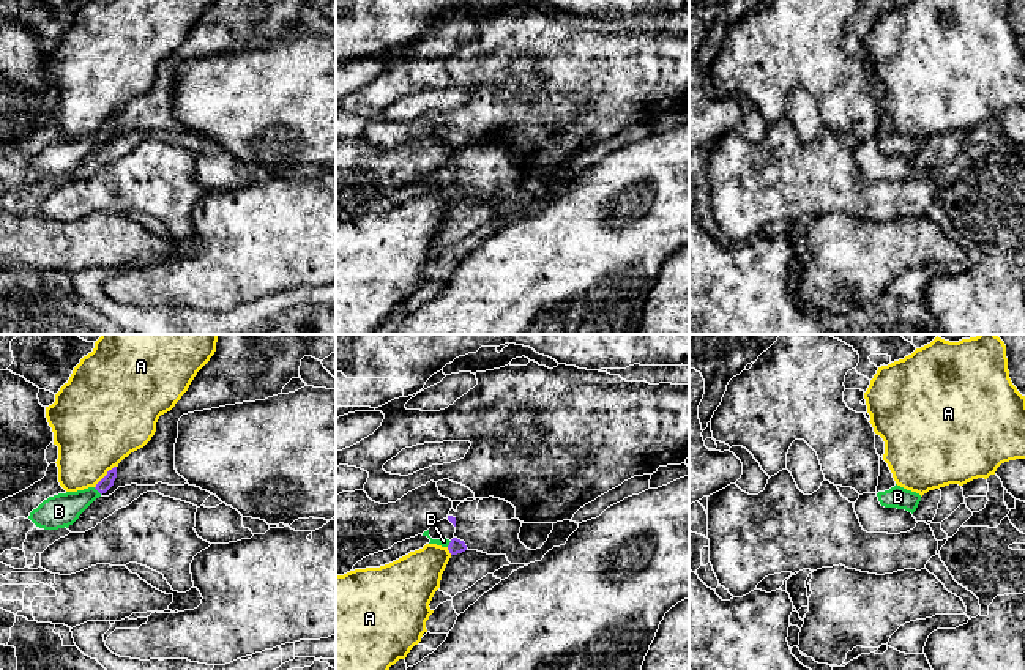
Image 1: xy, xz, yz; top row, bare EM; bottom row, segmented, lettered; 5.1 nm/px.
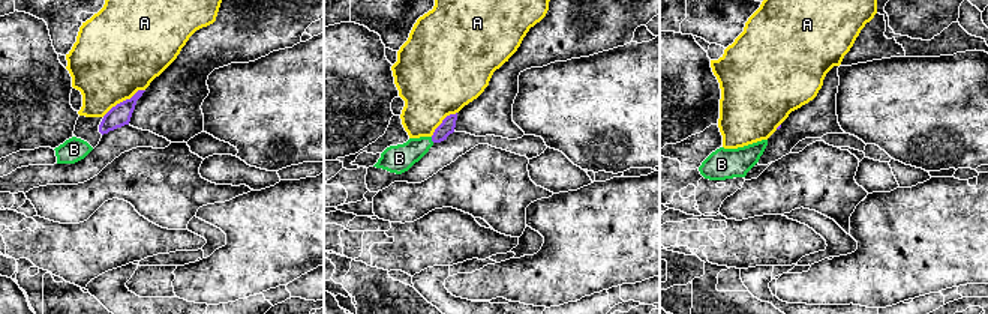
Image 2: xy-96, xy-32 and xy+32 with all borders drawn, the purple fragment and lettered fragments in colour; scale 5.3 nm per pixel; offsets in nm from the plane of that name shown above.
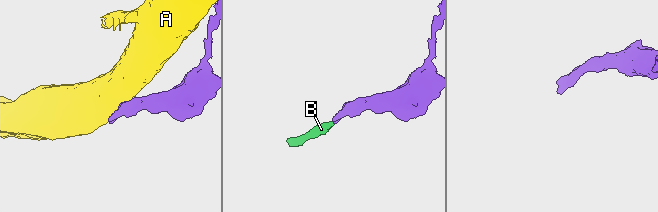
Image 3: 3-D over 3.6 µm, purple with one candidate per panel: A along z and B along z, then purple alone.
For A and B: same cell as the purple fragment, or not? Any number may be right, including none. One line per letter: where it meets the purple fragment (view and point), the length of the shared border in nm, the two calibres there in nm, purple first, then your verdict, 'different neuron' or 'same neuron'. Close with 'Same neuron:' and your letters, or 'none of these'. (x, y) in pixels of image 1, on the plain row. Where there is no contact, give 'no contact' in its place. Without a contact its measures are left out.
A: contact xy (104, 123); length 160 nm; calibres 70 and 420 nm; different neuron
B: contact xy (98, 137); length 60 nm; calibres 70 and 170 nm; same neuron
Same neuron: B

